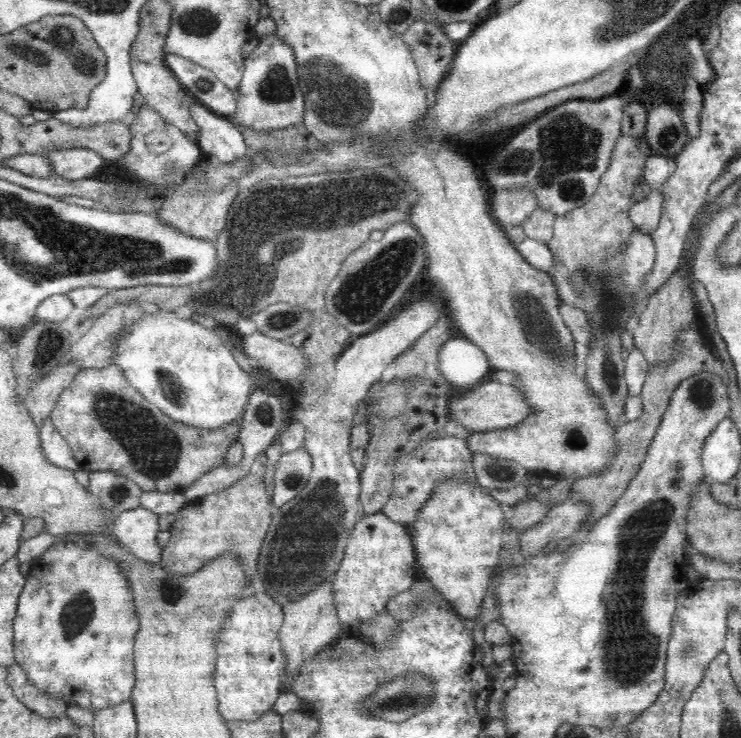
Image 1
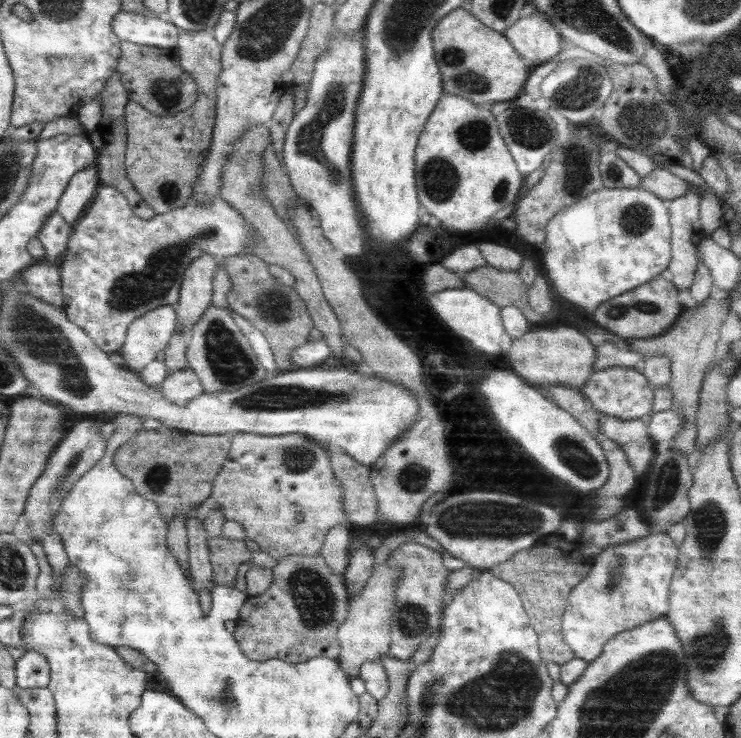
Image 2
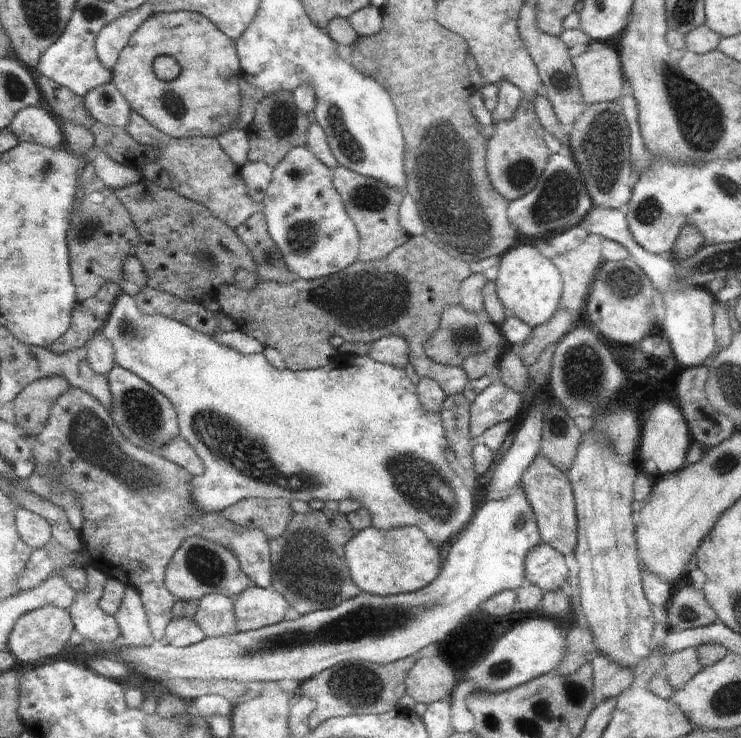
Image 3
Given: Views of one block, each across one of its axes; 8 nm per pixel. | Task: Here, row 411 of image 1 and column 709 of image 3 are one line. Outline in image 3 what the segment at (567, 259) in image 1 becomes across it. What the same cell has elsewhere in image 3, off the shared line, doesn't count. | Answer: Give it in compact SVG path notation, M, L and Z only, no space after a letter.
M692 583L680 588L671 597L666 611L671 631L684 631L720 622L702 590Z

